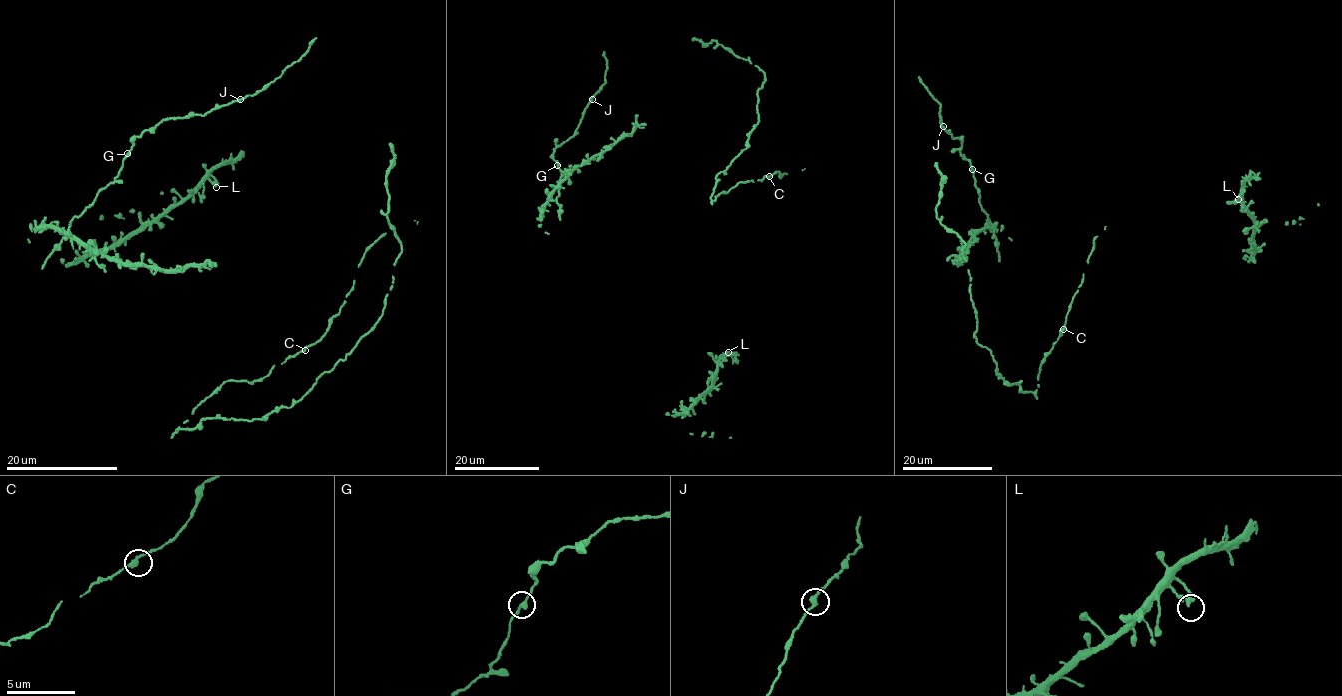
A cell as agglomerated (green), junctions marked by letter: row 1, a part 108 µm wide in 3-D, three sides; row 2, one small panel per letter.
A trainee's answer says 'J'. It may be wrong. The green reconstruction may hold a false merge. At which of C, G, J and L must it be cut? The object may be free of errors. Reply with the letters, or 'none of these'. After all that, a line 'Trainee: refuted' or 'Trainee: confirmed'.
none of these
Trainee: refuted

